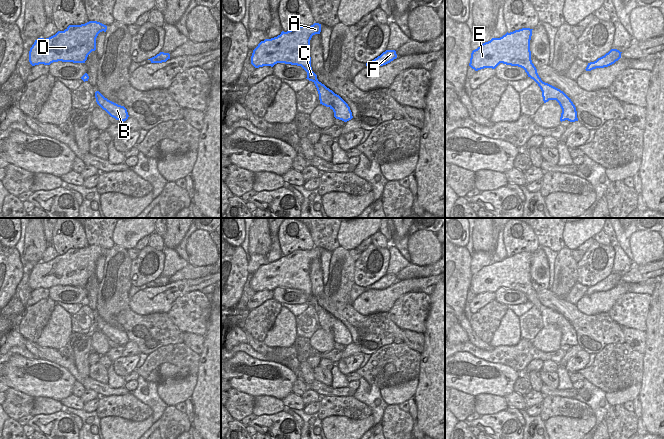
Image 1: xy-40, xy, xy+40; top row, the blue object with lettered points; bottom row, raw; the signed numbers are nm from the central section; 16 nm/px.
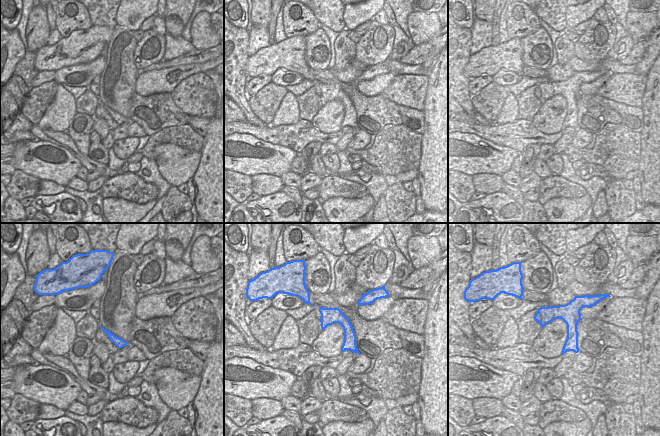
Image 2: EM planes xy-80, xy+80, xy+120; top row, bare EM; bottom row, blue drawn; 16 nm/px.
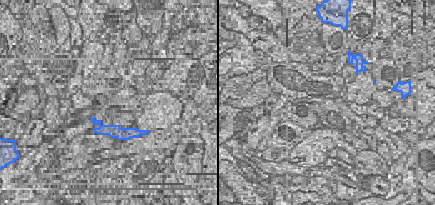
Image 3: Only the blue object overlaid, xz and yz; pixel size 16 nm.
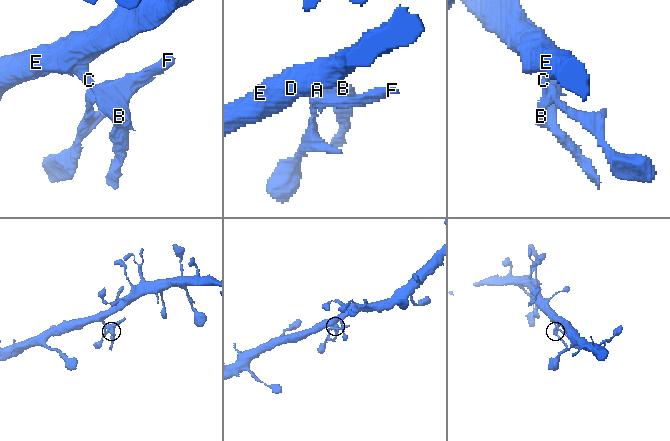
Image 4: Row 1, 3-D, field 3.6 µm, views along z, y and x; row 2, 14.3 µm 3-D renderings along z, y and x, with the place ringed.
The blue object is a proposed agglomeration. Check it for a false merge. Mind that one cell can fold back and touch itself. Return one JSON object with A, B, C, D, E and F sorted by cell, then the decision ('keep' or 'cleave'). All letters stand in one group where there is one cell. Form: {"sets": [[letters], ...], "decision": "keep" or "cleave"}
{"sets": [["A", "C", "D", "E"], ["B", "F"]], "decision": "cleave"}

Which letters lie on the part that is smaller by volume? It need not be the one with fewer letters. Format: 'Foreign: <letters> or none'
Foreign: B, F

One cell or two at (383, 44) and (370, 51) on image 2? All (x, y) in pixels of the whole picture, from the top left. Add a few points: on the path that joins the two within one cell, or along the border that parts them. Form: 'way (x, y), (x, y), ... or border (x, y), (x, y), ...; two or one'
way (380, 44), (373, 48); one

